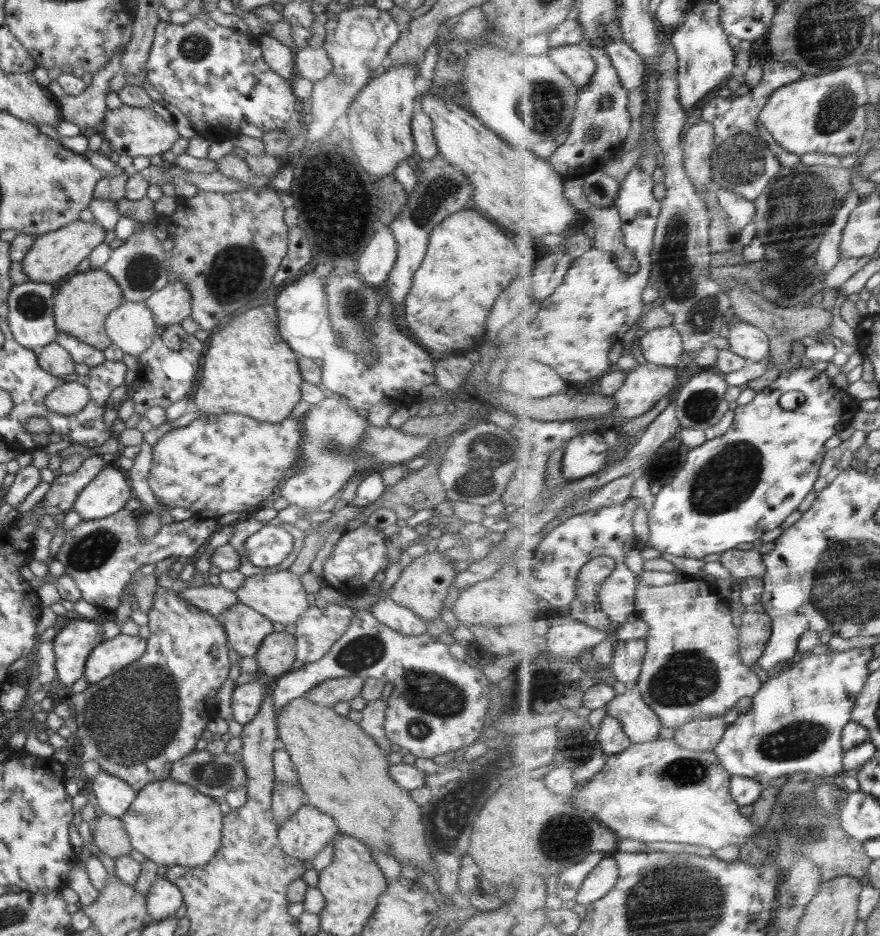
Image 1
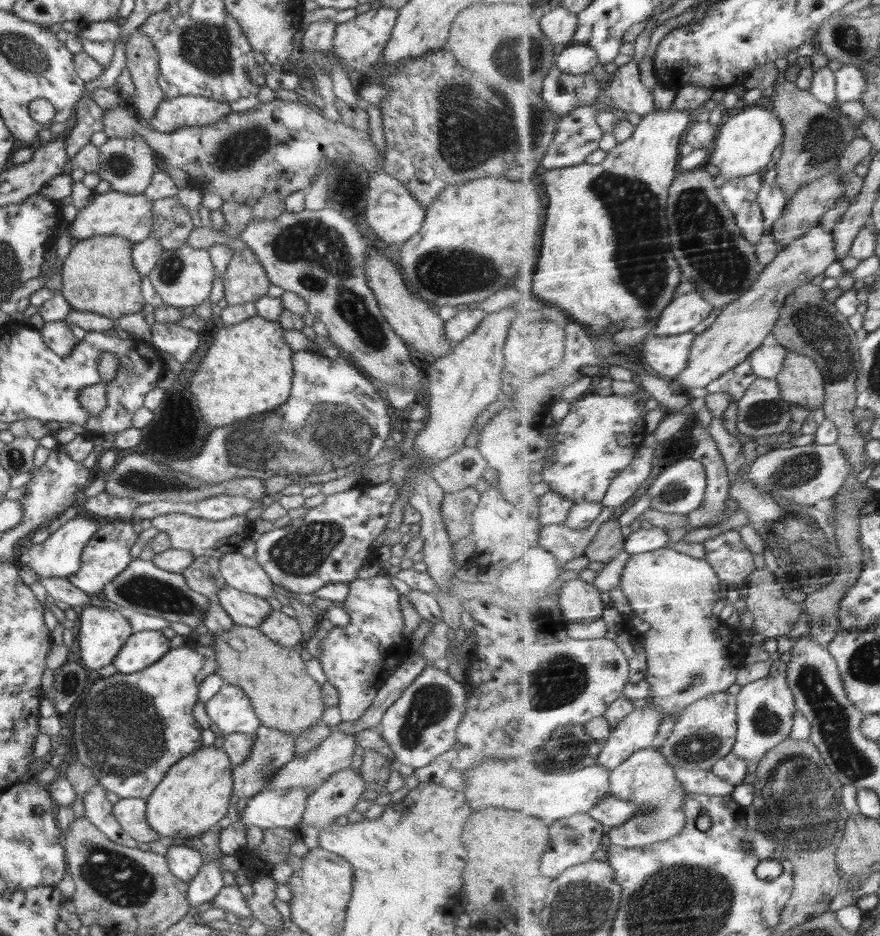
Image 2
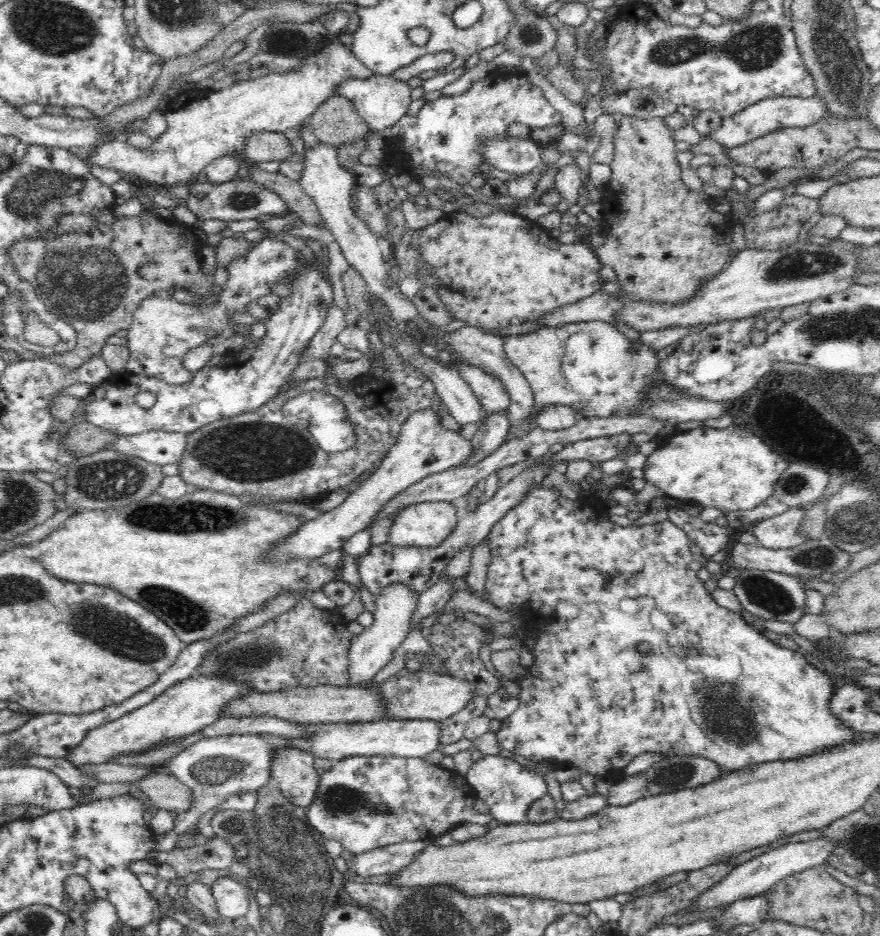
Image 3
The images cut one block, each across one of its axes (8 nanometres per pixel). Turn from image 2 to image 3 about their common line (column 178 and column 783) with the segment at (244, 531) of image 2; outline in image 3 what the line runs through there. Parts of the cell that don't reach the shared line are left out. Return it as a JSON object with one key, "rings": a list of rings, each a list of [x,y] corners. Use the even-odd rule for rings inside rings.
{"rings":[[[789,508],[782,514],[761,520],[752,528],[753,535],[760,546],[768,549],[792,549],[802,544],[804,538],[798,537],[805,509]]]}

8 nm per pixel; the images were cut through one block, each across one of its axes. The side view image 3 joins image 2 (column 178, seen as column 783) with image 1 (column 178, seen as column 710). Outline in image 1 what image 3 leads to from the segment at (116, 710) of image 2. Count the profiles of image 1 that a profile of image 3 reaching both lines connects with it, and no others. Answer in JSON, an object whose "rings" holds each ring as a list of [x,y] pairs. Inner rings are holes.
{"rings":[[[158,583],[147,616],[150,631],[145,633],[150,636],[146,637],[144,654],[100,683],[89,684],[83,692],[74,693],[70,703],[77,724],[74,733],[80,744],[77,762],[94,760],[101,770],[125,780],[135,791],[148,783],[168,779],[172,763],[195,751],[206,724],[219,716],[216,694],[229,678],[231,667],[229,640],[220,619],[186,602],[175,590],[162,588]]]}

